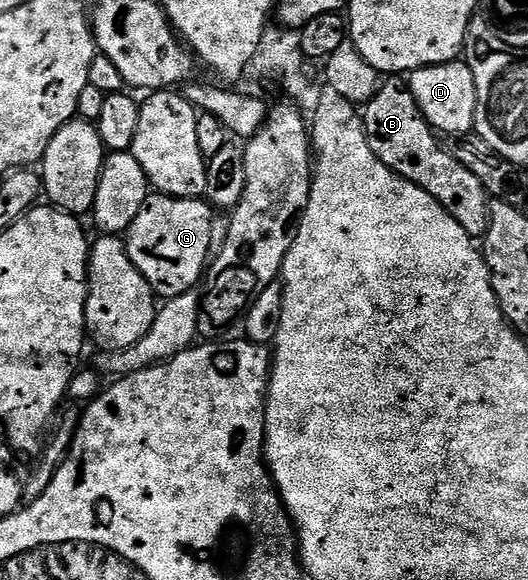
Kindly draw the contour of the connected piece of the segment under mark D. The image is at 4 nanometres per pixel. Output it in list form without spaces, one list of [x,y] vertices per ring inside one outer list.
[[[453,61],[433,67],[420,67],[411,72],[407,79],[408,92],[414,97],[418,109],[424,114],[424,120],[433,132],[441,136],[473,134],[478,109],[478,89],[474,85],[474,73],[470,73],[467,62]]]

